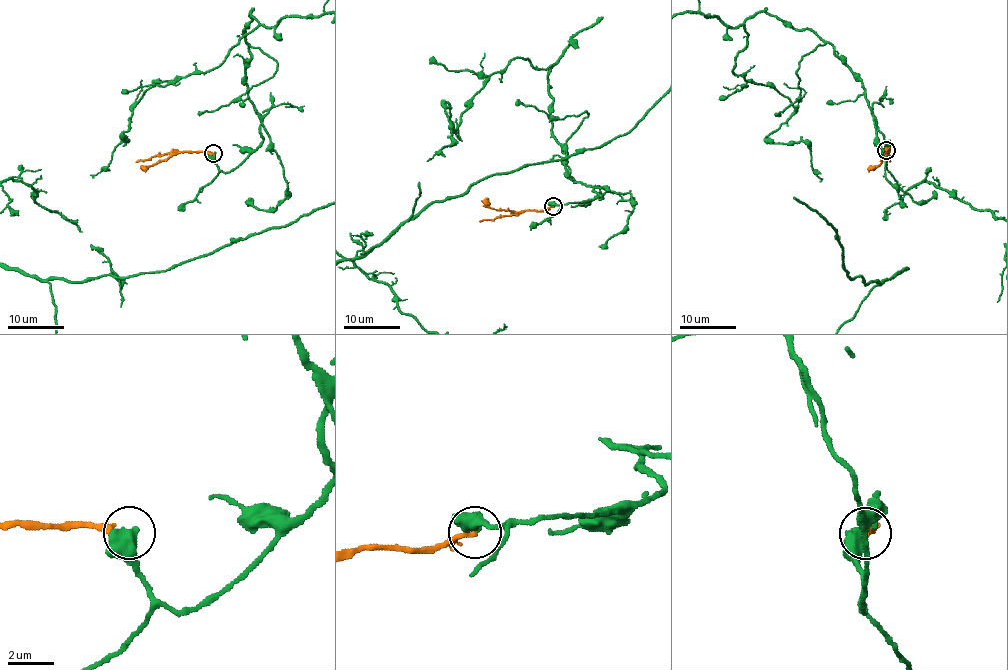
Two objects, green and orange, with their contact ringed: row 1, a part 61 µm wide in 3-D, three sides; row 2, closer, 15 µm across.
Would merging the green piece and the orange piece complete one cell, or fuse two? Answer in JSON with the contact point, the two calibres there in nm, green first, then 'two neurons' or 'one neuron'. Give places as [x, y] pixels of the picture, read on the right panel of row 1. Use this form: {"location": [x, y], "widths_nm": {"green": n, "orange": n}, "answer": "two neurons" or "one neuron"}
{"location": [886, 150], "widths_nm": {"green": 460, "orange": 240}, "answer": "two neurons"}

